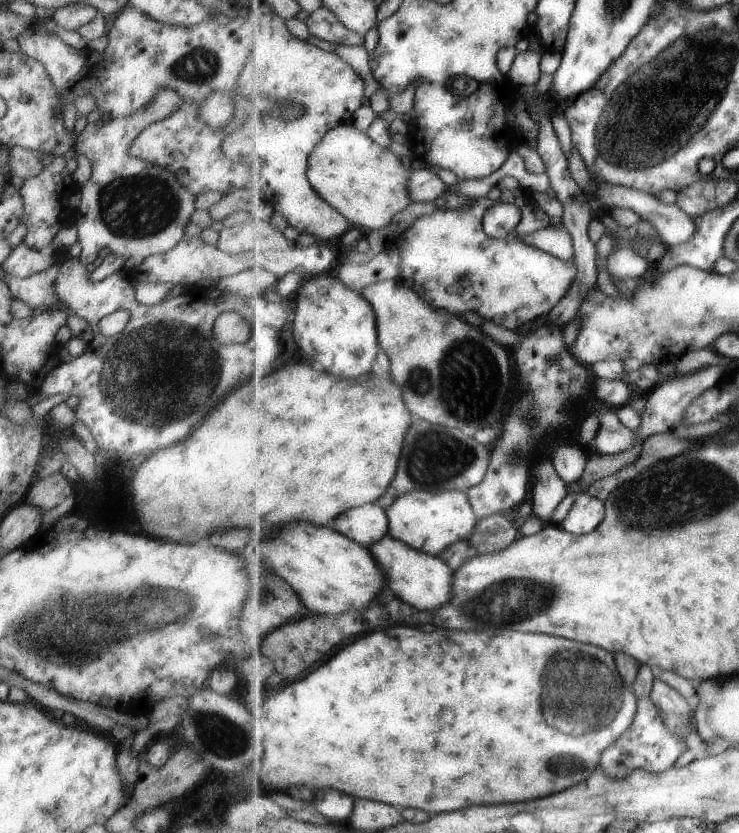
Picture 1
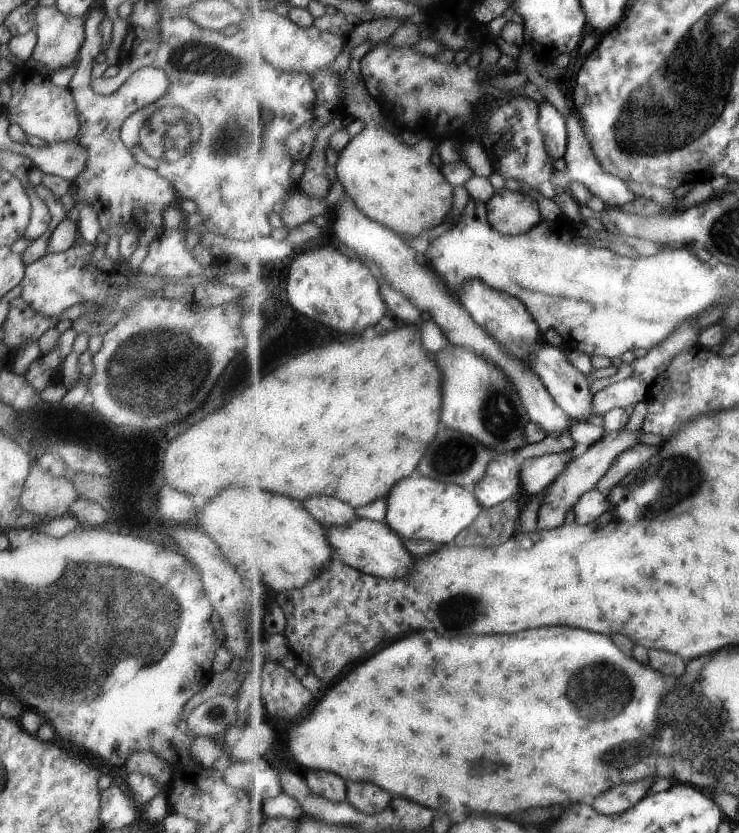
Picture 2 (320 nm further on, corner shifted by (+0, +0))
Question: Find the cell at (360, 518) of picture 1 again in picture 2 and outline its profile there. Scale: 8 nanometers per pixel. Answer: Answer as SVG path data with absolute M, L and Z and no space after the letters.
M311 496L305 500L305 506L327 529L347 524L359 517L354 506L333 496Z

